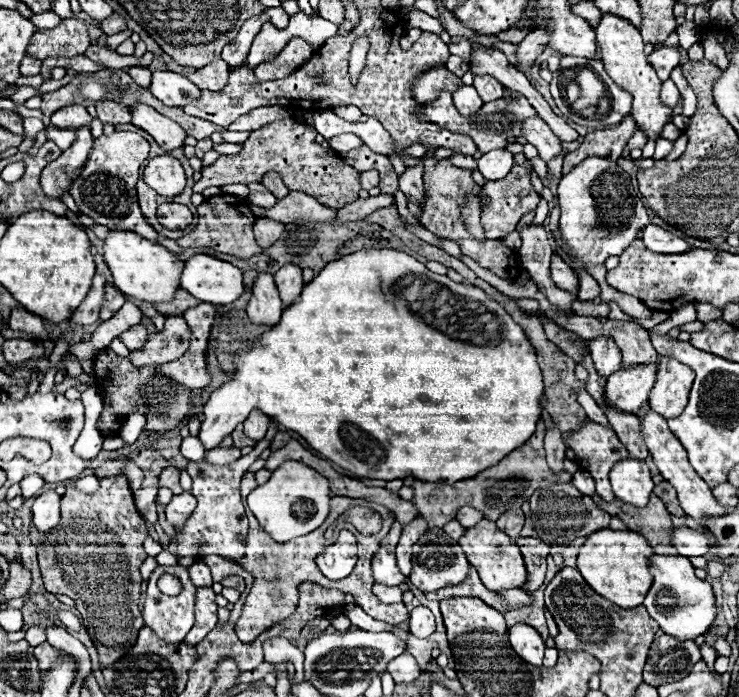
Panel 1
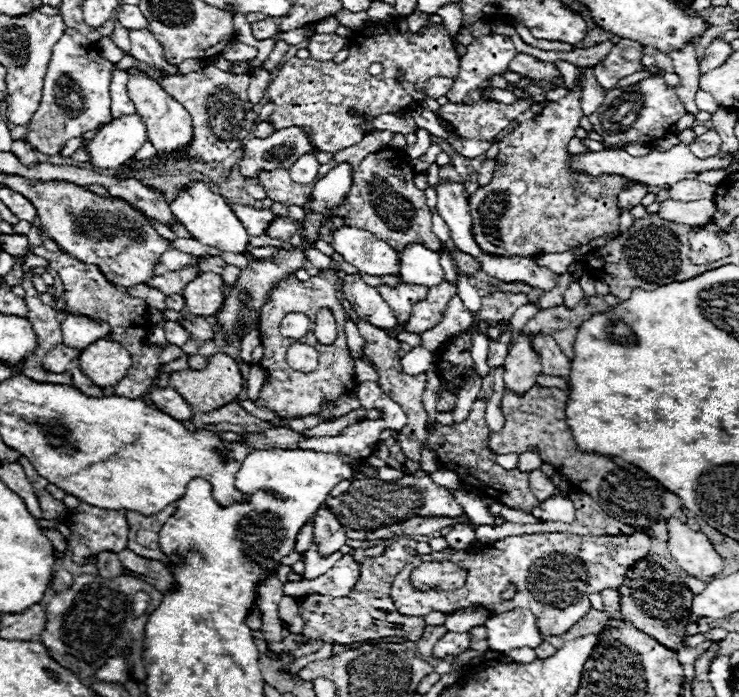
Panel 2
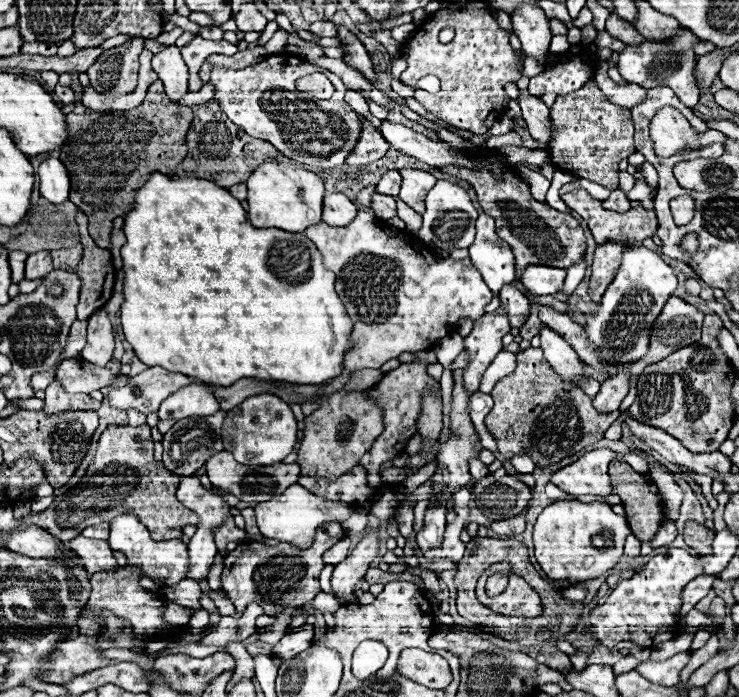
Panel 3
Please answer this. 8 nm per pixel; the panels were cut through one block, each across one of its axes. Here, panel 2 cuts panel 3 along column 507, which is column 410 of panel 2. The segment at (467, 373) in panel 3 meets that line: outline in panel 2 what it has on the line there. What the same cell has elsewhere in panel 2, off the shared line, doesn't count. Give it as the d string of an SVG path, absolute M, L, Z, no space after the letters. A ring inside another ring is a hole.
M442 282L434 288L428 288L428 294L422 302L414 304L414 310L408 318L408 322L404 324L406 332L410 334L424 334L426 330L434 328L436 324L440 324L442 314L446 304L458 294L458 286L450 284L450 282Z

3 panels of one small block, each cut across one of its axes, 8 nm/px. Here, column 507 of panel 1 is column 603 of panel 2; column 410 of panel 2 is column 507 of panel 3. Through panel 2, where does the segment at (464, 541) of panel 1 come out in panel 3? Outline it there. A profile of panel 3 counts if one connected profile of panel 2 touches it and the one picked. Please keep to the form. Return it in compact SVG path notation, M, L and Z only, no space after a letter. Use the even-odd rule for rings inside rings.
M506 560L498 562L498 564L492 564L490 568L486 568L482 572L482 576L478 580L478 586L476 586L476 598L480 600L480 604L488 606L492 612L498 612L498 614L504 614L504 616L534 618L534 616L540 616L542 610L544 610L540 594L522 577L512 573L510 562L506 562ZM496 572L508 574L506 592L502 592L494 598L488 598L485 588L486 578L496 574Z

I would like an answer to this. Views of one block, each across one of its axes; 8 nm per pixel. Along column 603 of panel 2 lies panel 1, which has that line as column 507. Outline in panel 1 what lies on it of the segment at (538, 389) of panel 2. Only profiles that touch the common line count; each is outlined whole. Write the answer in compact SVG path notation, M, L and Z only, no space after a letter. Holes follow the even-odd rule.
M538 420L536 424L536 432L516 450L512 450L506 458L502 458L496 466L486 468L484 472L480 472L474 478L468 480L460 480L456 484L442 484L442 482L424 482L424 480L416 480L412 484L414 488L414 498L412 504L418 508L418 514L426 518L428 526L444 526L446 522L456 518L456 512L462 506L472 506L480 512L484 512L484 516L488 520L498 520L498 516L506 510L506 508L514 508L520 506L524 500L530 498L530 494L540 488L546 486L544 482L556 482L562 478L568 478L568 472L554 472L550 470L550 466L546 464L546 454L544 454L544 420Z

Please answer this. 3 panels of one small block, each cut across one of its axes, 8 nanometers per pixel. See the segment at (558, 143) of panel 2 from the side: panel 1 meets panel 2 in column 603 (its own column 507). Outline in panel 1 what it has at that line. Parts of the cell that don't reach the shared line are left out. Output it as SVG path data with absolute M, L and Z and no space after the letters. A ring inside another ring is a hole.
M526 160L524 164L514 164L514 168L510 170L510 174L504 180L484 184L482 192L488 200L482 202L482 228L484 228L486 238L506 238L508 234L514 232L518 220L524 214L536 210L536 206L540 202L540 194L532 188L532 180L530 180L532 170L534 170L532 162Z

